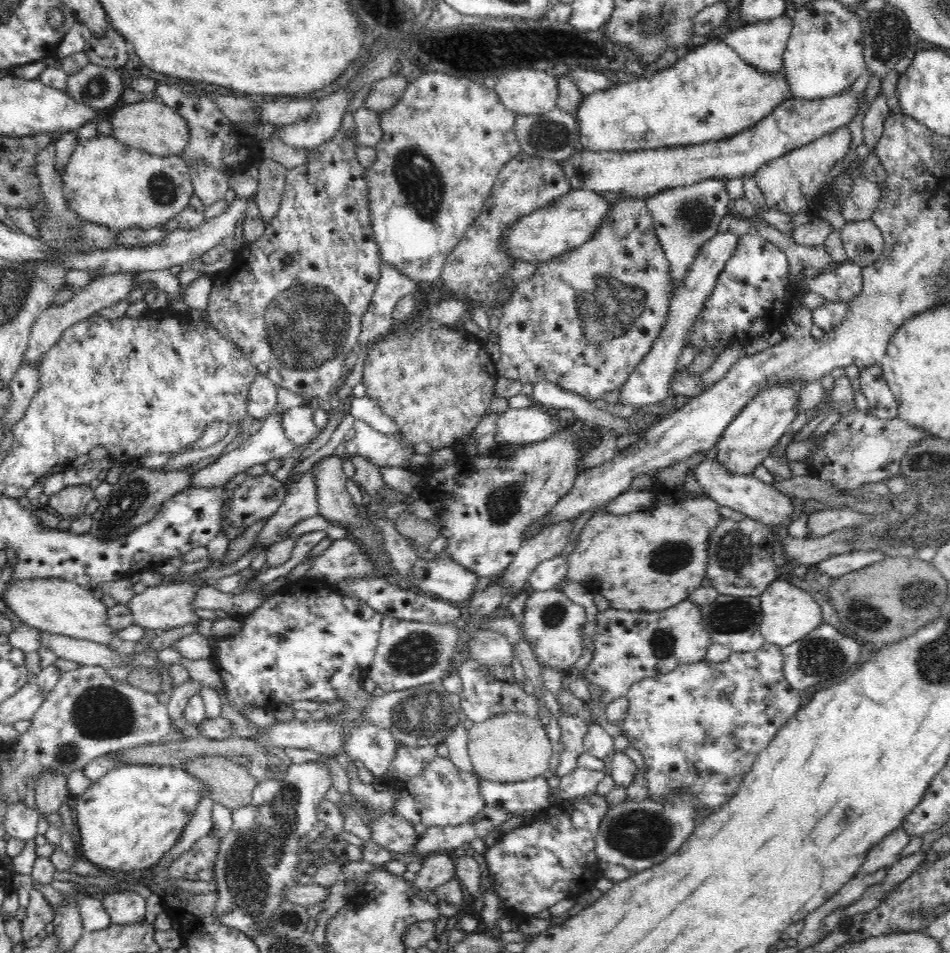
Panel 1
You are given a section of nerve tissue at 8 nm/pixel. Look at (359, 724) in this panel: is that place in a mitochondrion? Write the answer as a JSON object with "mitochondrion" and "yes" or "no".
{"mitochondrion":"no"}

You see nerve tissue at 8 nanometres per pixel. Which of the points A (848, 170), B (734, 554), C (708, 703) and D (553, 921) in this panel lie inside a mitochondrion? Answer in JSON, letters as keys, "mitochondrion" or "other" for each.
{"A":"other","B":"mitochondrion","C":"other","D":"other"}

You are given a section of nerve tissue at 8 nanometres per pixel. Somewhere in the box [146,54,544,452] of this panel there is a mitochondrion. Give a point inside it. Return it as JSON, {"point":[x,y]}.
{"point":[306,326]}

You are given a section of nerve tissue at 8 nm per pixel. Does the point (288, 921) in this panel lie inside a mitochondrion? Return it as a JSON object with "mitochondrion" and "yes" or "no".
{"mitochondrion":"yes"}

